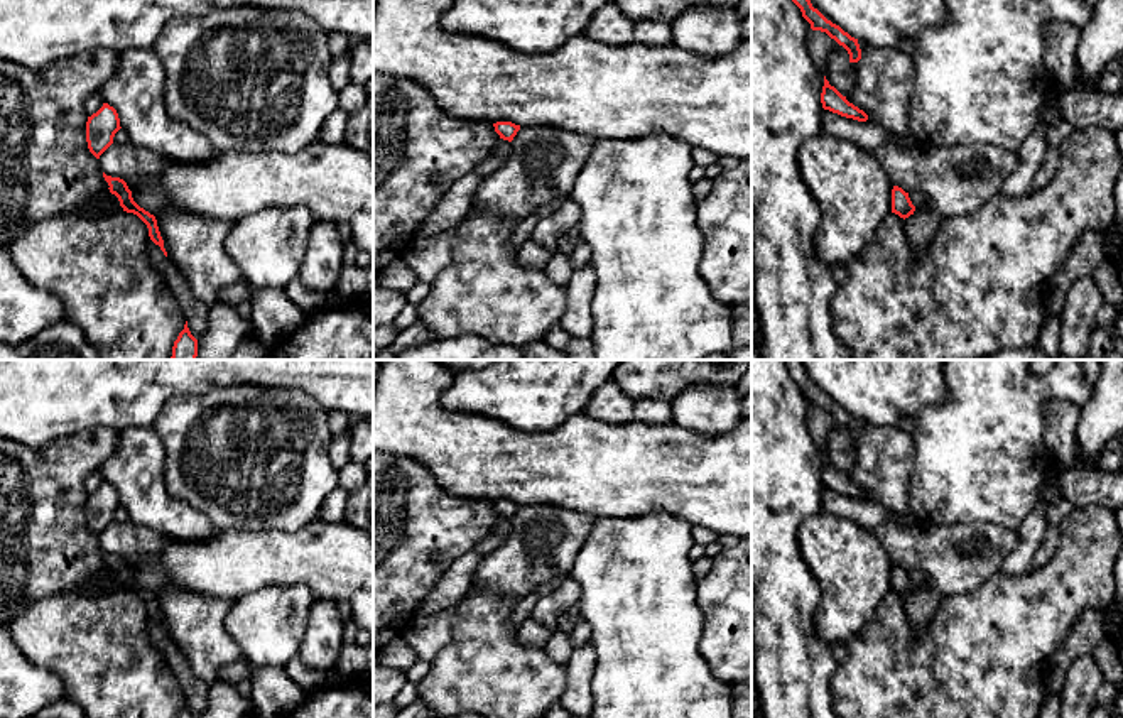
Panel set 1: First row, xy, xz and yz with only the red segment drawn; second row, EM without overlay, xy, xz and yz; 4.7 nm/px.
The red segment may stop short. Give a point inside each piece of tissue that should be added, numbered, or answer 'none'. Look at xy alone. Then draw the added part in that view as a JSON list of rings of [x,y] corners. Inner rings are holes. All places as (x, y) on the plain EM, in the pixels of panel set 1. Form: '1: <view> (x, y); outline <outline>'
none

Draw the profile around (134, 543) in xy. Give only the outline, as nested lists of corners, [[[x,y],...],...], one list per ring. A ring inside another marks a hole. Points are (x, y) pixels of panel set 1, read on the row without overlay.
[[[111,522],[100,534],[98,542],[106,554],[120,556],[138,566],[147,556],[164,549],[164,536],[133,522]]]

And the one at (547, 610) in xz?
[[[566,576],[552,593],[537,601],[530,617],[552,630],[559,630],[559,617],[579,605],[579,600],[579,583],[574,578]]]

